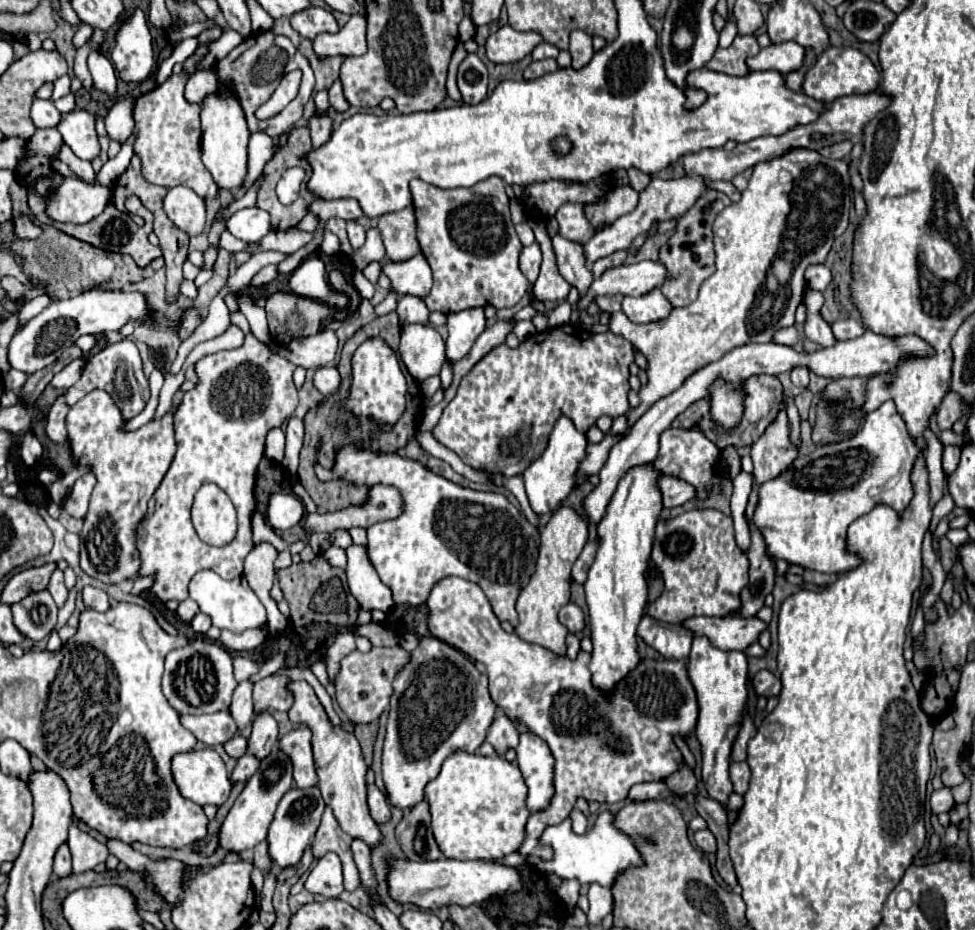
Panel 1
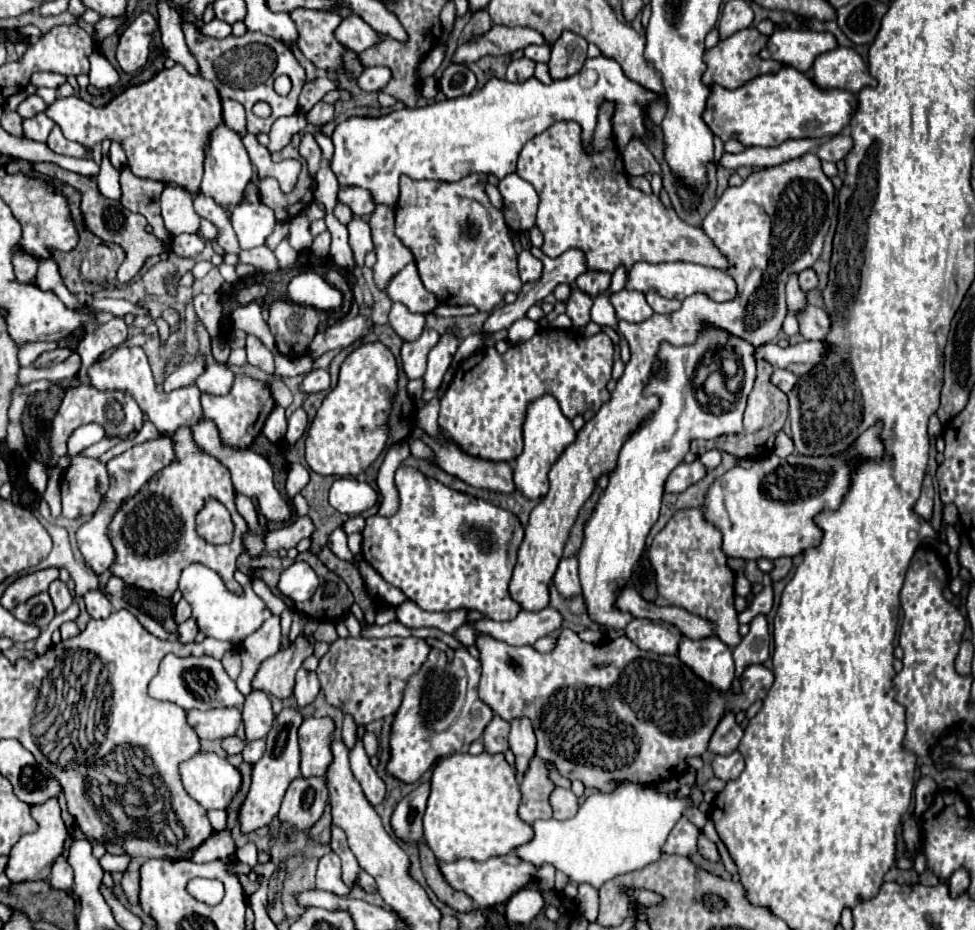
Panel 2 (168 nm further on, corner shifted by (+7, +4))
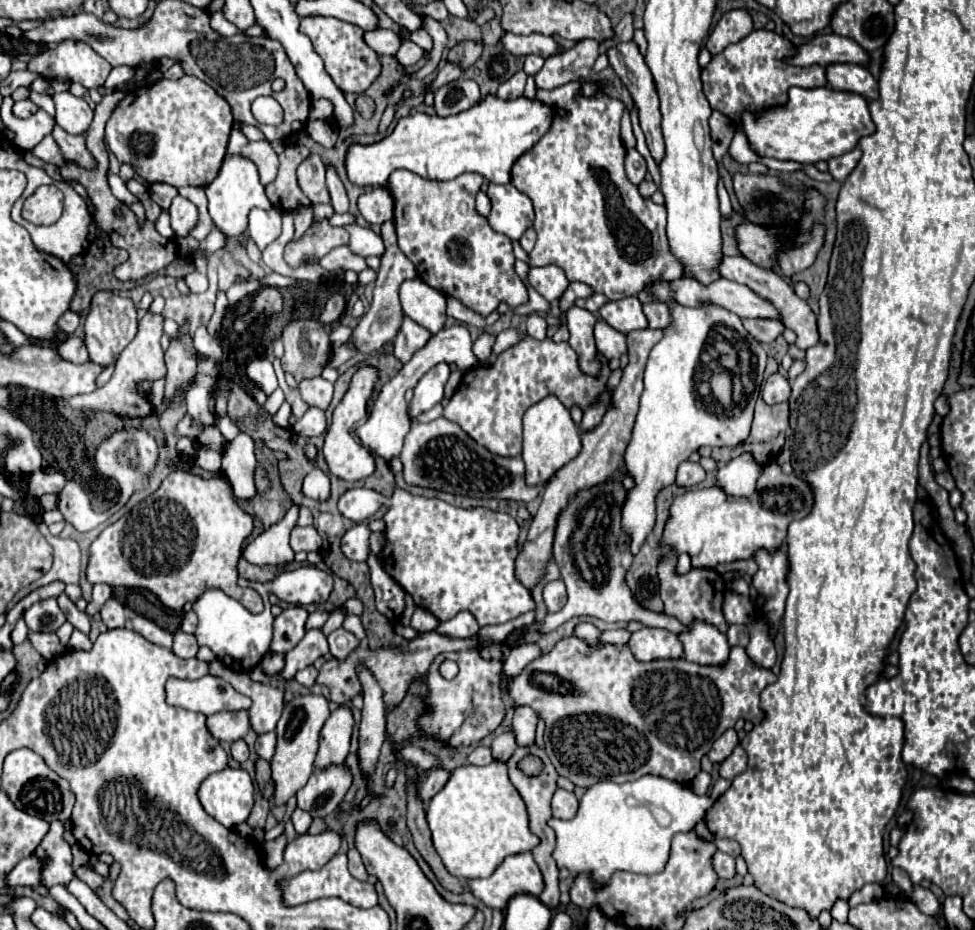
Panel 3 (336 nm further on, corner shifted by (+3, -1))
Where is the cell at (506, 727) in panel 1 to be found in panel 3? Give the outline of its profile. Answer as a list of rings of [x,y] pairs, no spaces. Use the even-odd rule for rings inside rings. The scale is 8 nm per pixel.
[[[506,731],[506,733],[500,733],[494,741],[492,741],[492,745],[490,745],[490,749],[492,749],[492,757],[496,759],[496,761],[508,761],[510,757],[512,757],[512,753],[516,751],[516,739],[514,739],[514,733],[512,731]]]

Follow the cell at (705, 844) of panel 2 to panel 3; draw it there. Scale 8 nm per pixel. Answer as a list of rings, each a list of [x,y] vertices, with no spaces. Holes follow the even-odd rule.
[[[716,851],[714,857],[712,857],[712,865],[714,865],[714,871],[718,877],[722,879],[732,879],[736,875],[736,869],[734,869],[734,857],[722,853],[722,851]]]

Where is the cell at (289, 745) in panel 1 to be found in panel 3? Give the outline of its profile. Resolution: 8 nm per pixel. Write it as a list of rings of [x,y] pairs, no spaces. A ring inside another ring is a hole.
[[[338,707],[330,713],[326,719],[322,731],[320,731],[320,747],[314,761],[316,769],[326,769],[330,765],[342,765],[348,749],[350,749],[350,737],[352,737],[352,711],[348,707]]]

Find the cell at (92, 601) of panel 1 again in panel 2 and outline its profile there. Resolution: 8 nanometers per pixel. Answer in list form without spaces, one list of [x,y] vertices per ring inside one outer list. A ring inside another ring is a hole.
[[[90,590],[84,596],[84,602],[86,602],[86,610],[92,618],[108,618],[112,614],[112,604],[100,590]]]

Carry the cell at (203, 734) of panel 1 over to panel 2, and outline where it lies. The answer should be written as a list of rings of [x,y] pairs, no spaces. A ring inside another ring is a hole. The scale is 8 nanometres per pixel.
[[[216,708],[216,710],[190,710],[188,724],[196,730],[200,740],[216,740],[234,736],[242,722],[238,708]]]

